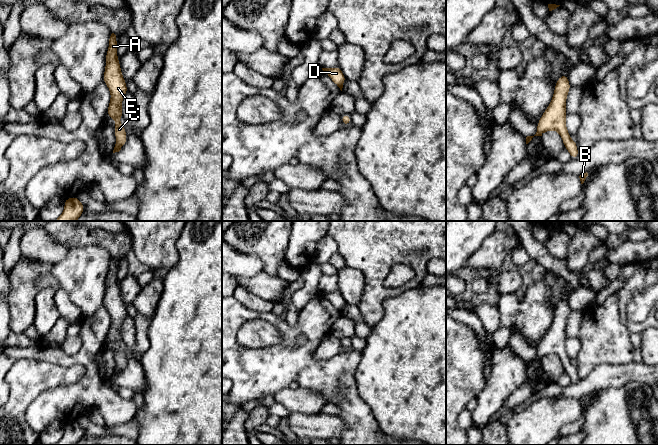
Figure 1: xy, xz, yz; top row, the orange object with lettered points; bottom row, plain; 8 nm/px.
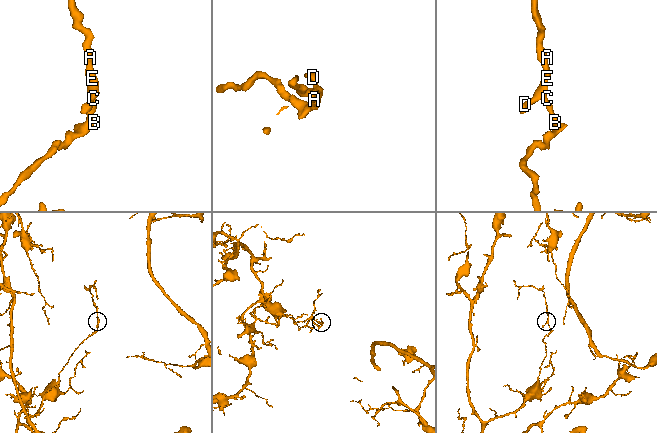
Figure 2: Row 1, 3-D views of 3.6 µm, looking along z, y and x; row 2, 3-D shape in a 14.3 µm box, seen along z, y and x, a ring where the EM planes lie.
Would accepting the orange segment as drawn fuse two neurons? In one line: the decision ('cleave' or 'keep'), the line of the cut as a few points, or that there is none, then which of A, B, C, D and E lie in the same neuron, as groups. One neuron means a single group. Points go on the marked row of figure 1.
keep | no cut | A B C D E

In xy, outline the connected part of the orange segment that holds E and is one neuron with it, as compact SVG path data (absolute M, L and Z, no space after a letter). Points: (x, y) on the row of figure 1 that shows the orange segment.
M112 33L109 39L109 48L105 58L106 67L103 75L103 81L106 83L111 92L111 100L107 116L117 120L113 126L116 135L116 144L113 153L119 152L126 144L127 140L125 128L119 119L123 117L121 104L123 97L128 92L128 89L125 79L121 74L120 63L117 57L117 47L118 42L116 40L116 35Z

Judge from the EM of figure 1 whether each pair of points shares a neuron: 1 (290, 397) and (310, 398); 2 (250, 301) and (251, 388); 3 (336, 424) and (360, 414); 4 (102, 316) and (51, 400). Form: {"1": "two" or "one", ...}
{"1": "one", "2": "two", "3": "two", "4": "one"}

